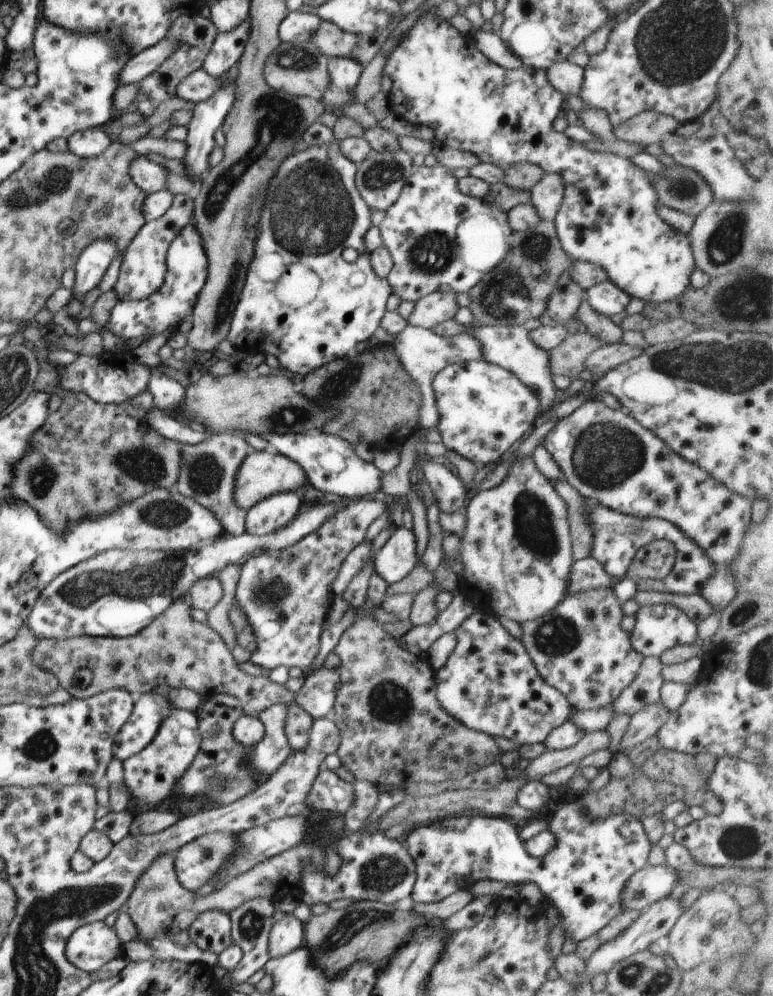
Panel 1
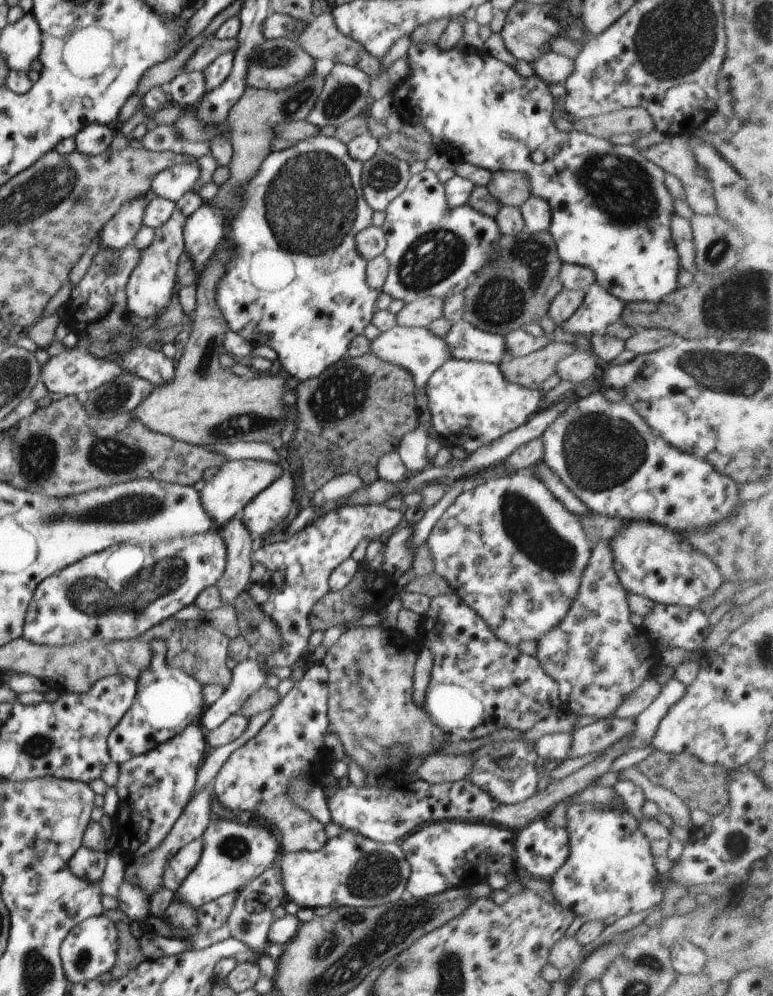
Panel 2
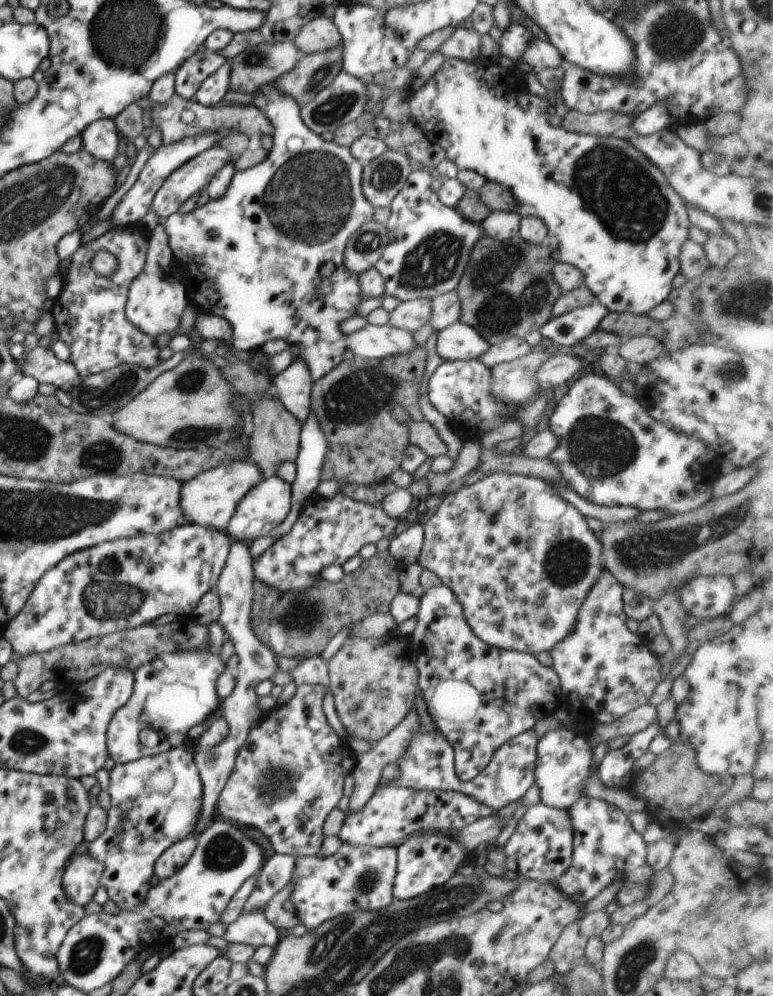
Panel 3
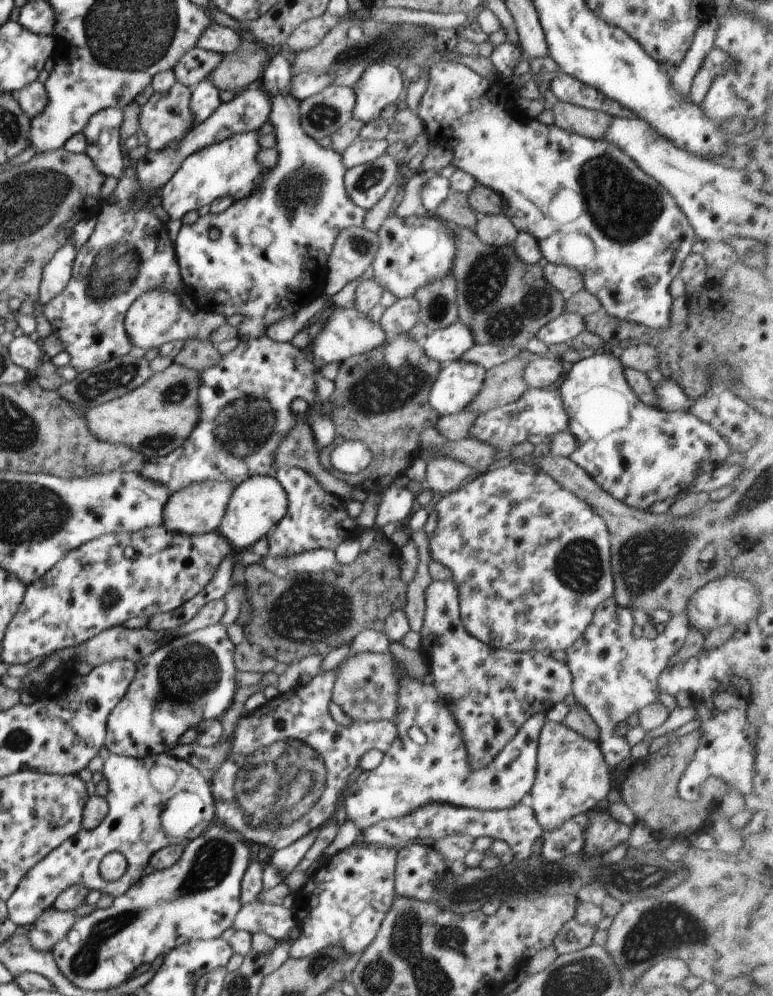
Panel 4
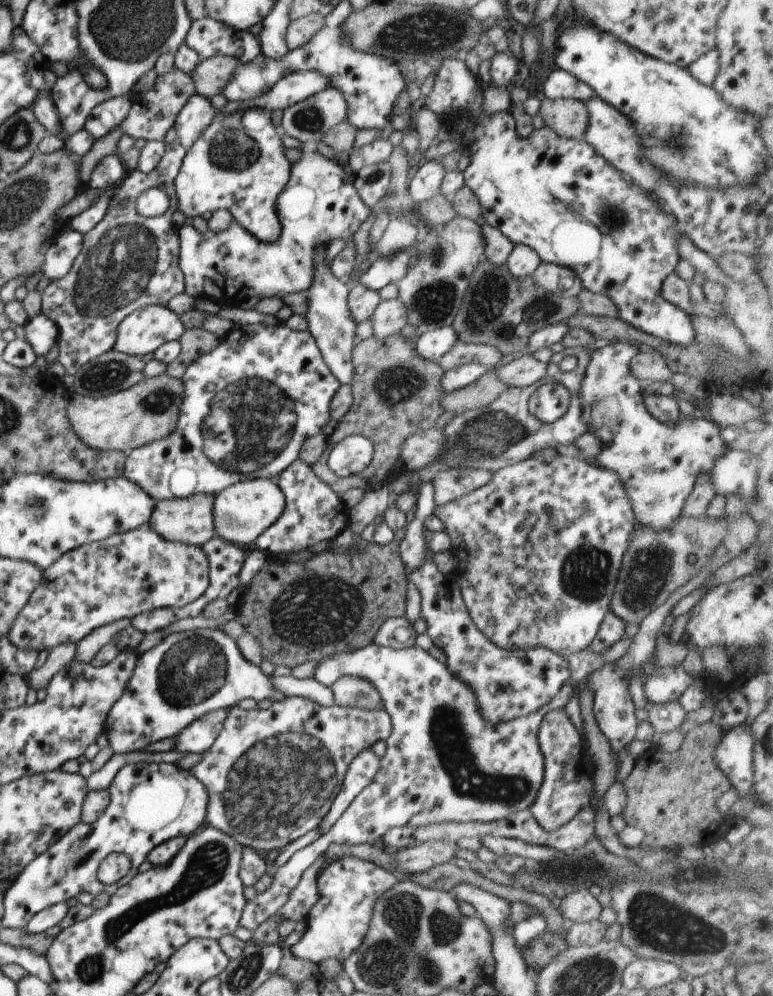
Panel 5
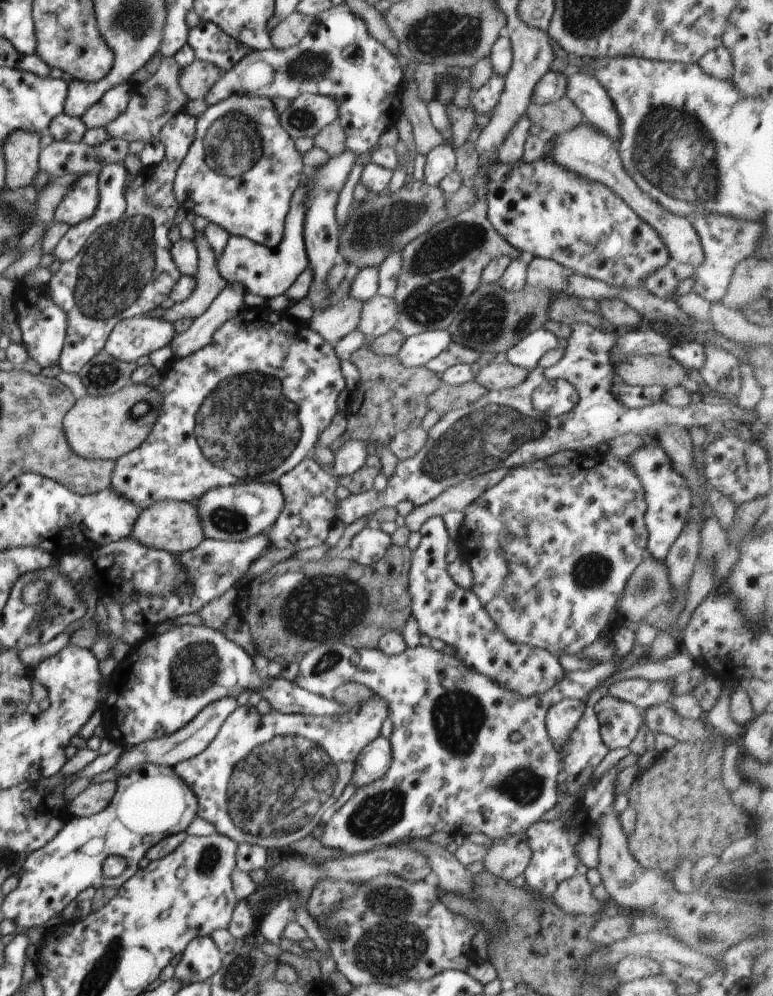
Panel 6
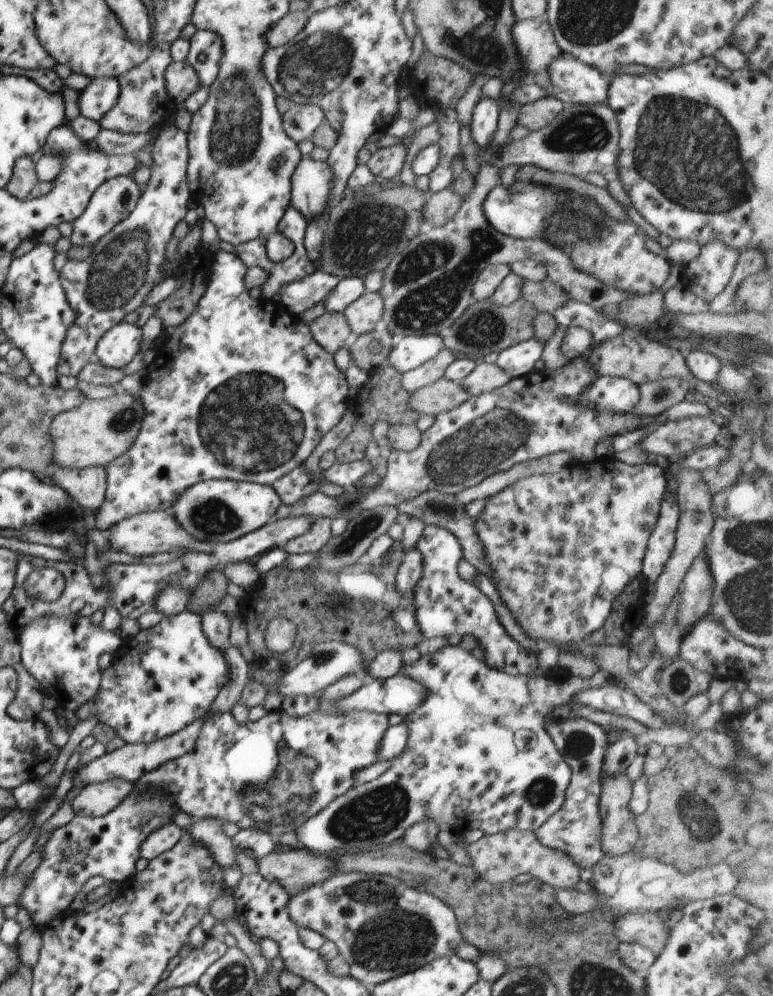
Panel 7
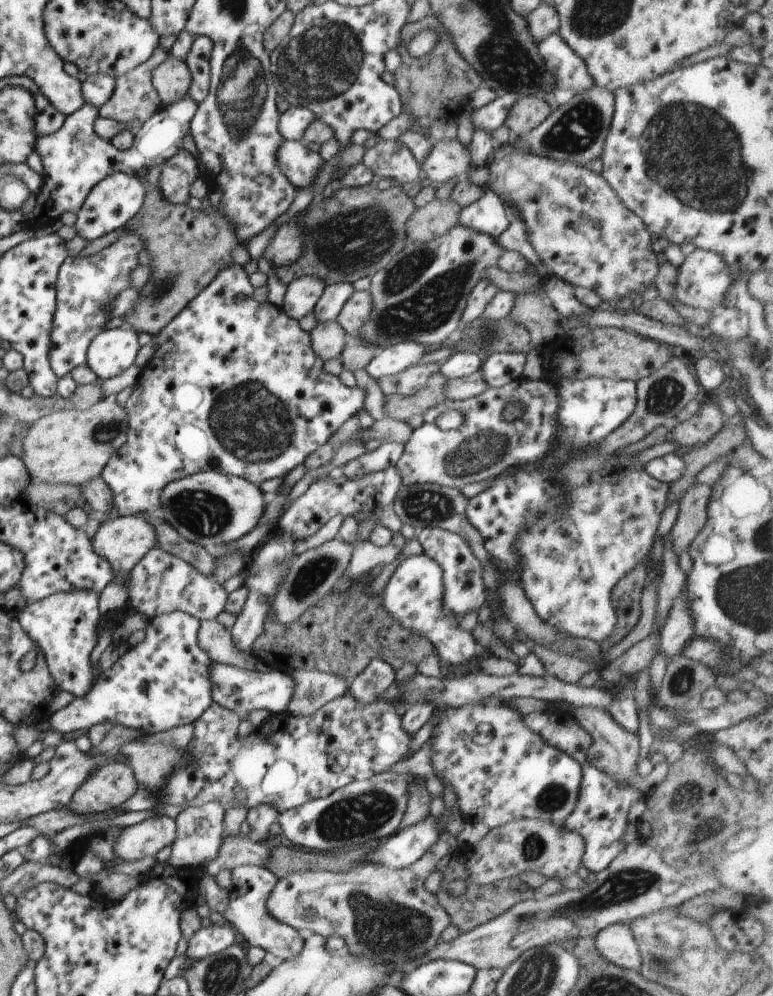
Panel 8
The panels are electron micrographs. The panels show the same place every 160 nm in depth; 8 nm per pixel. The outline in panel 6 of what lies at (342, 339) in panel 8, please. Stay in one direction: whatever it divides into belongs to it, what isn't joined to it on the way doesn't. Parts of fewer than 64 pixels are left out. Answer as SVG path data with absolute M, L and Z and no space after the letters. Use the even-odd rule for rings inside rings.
M344 298L338 304L316 311L307 325L324 338L325 342L335 346L342 338L358 329L364 301L356 298Z

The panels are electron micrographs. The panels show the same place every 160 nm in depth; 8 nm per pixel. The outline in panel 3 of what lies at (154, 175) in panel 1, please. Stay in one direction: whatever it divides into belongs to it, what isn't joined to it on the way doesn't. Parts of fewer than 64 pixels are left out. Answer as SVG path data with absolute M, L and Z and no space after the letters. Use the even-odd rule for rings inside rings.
M212 146L212 148L197 154L192 160L186 161L180 168L173 170L156 191L151 204L151 209L159 216L159 220L162 222L171 214L178 213L180 205L193 194L204 190L218 169L222 168L228 161L234 161L234 158L232 159L232 156L225 149Z

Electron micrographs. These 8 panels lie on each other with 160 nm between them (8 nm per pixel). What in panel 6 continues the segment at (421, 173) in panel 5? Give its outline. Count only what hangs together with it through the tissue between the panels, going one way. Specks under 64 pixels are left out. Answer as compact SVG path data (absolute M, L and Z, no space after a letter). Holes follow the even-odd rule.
M451 144L436 146L426 158L423 182L426 185L439 187L440 182L455 170L457 161Z

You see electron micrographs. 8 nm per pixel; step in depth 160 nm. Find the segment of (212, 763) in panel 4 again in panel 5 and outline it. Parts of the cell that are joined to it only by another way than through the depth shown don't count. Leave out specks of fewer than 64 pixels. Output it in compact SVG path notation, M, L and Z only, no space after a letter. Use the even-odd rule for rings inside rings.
M170 750L169 752L144 752L135 751L127 753L114 753L113 757L98 771L93 772L87 779L87 789L89 791L107 790L112 784L112 780L122 767L128 764L139 763L177 763L184 755L178 750Z

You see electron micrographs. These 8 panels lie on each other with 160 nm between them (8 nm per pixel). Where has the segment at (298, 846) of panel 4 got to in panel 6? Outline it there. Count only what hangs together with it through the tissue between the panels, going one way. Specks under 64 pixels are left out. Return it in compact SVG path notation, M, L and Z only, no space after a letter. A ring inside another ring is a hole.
M379 736L360 752L351 783L360 789L382 778L392 766L392 744L388 738Z

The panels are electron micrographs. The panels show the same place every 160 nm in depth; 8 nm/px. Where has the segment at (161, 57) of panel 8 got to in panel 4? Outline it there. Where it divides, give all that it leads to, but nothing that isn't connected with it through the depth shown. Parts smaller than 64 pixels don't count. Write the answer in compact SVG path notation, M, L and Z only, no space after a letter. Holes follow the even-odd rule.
M177 81L168 92L154 92L148 102L141 107L140 118L138 118L139 131L144 132L148 138L147 146L150 151L165 150L178 138L183 138L184 132L194 124L194 116L190 110L192 91L182 82Z

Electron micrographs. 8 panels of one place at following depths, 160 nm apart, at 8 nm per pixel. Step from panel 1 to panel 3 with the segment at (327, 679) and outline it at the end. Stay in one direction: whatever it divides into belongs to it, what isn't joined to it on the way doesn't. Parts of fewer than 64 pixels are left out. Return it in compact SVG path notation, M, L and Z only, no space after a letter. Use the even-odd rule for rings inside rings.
M298 685L286 706L277 704L261 718L260 724L249 730L246 742L237 754L234 768L218 797L217 817L258 828L268 837L275 852L283 855L305 857L321 852L325 839L322 825L342 797L345 778L351 774L355 764L356 755L347 744L340 741L326 721L322 711L324 696L324 685Z

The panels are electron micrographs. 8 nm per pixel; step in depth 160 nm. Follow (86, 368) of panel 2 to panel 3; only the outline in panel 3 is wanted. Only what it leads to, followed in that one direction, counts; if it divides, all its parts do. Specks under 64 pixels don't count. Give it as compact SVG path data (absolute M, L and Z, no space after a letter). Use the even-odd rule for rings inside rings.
M9 342L10 354L16 364L20 364L24 374L35 378L40 384L52 385L57 389L71 391L84 377L76 370L72 362L56 358L54 351L39 345L29 353L25 352L23 343Z

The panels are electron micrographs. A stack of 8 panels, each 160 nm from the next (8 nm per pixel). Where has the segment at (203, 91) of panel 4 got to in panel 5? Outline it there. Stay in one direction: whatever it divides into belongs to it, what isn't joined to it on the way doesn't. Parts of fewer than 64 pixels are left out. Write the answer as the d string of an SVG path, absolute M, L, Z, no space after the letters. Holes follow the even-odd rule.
M194 94L186 102L186 105L176 116L172 128L166 134L163 141L165 152L158 166L148 173L134 169L122 180L122 184L118 188L112 190L112 200L110 200L106 216L95 228L83 235L82 249L72 264L71 272L68 272L64 278L52 281L42 293L41 312L44 312L56 324L59 331L57 340L59 355L56 361L62 364L68 375L75 376L78 370L88 365L88 362L112 351L112 346L116 342L118 324L126 316L144 308L144 306L150 306L150 304L167 306L174 296L185 292L185 277L178 262L179 234L172 220L173 214L178 210L174 182L188 150L200 138L202 132L210 126L216 114L217 111L212 108L210 99L200 96L200 94ZM155 187L166 192L170 206L161 216L142 217L136 212L134 206L136 198L142 194L144 189Z

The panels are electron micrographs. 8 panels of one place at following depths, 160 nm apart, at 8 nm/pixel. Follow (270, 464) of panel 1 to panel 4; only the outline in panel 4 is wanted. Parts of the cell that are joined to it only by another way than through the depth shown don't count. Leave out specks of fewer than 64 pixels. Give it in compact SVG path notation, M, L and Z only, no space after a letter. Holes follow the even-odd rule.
M196 482L184 490L178 490L171 494L168 503L164 506L163 525L168 531L188 534L188 536L200 536L217 531L234 488L232 482Z

